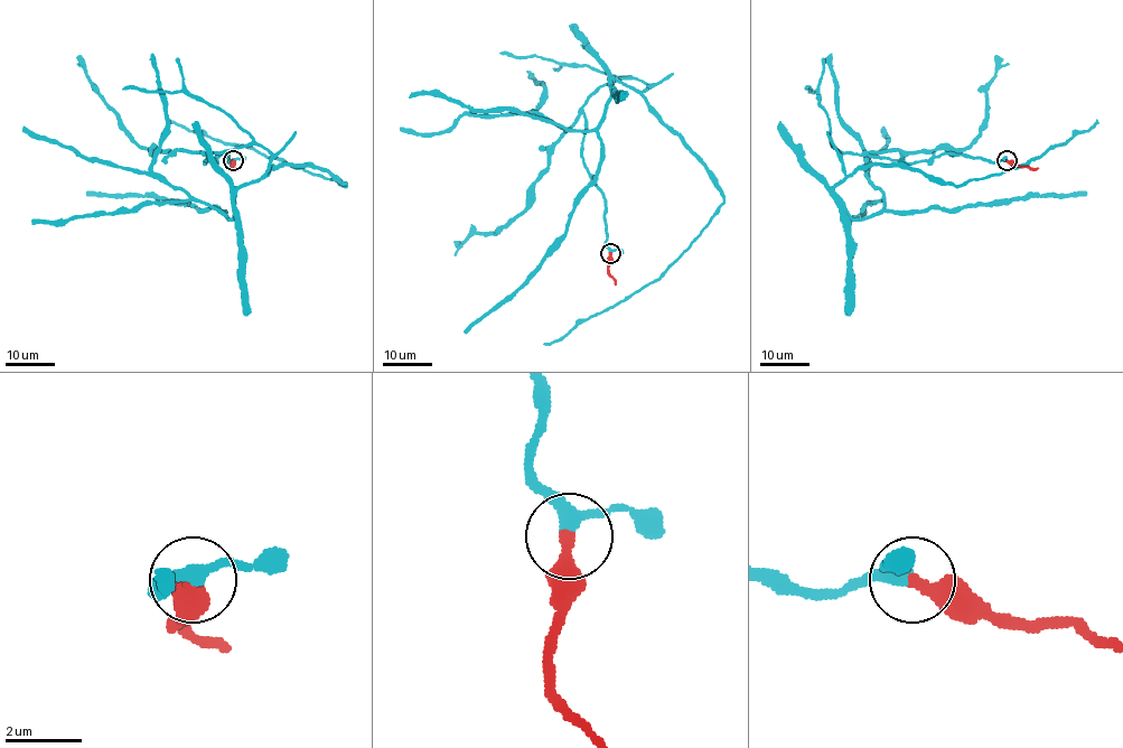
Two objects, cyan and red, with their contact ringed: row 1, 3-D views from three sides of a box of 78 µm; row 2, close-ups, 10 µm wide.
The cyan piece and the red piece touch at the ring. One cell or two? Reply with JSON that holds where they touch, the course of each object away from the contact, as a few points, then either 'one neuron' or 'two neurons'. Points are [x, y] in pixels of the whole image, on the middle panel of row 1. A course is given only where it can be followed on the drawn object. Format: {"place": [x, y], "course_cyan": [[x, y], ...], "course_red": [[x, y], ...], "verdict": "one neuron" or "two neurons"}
{"place": [610, 253], "course_cyan": [[610, 252], [604, 194], [581, 156], [582, 105], [602, 86], [637, 78], [723, 203], [658, 279], [543, 344]], "course_red": [[610, 252], [608, 273], [615, 284]], "verdict": "one neuron"}

